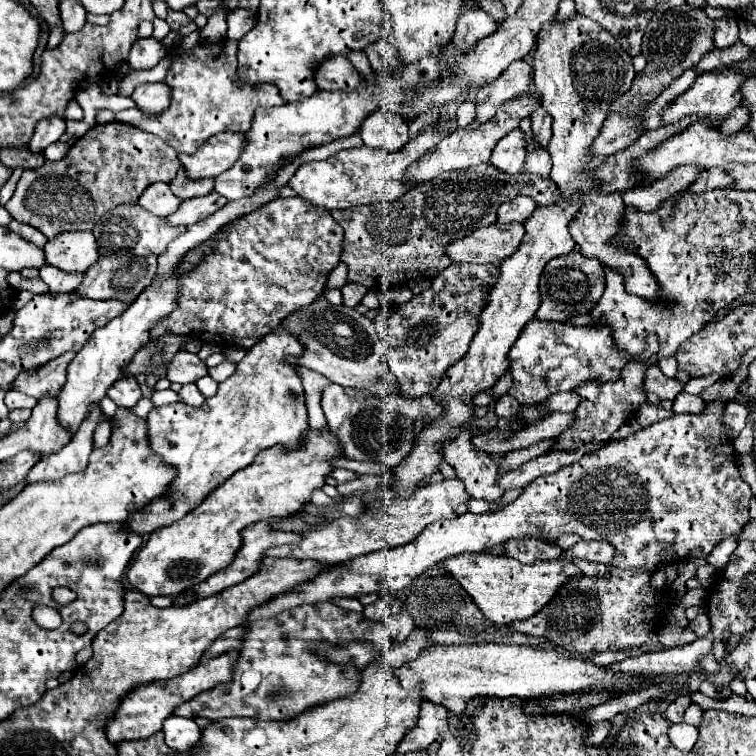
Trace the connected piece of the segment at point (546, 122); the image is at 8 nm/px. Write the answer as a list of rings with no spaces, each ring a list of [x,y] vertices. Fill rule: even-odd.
[[[541,109],[537,111],[539,115],[537,117],[531,117],[531,127],[533,127],[533,135],[535,135],[535,141],[541,145],[541,147],[547,147],[549,141],[551,141],[551,117],[547,113],[543,113]]]

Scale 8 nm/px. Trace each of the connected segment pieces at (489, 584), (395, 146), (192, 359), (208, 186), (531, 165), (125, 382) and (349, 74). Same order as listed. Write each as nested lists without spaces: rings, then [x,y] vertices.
[[[463,553],[449,557],[443,561],[443,567],[453,573],[453,577],[463,585],[463,589],[473,597],[483,615],[497,625],[509,625],[515,619],[521,621],[533,617],[559,593],[559,589],[569,579],[583,575],[577,565],[563,559],[523,565],[517,559],[491,553]]]
[[[379,109],[361,125],[361,139],[371,149],[399,151],[407,141],[407,121],[389,109]]]
[[[179,351],[167,365],[167,379],[173,383],[195,383],[207,375],[207,365],[189,351]]]
[[[183,167],[179,169],[177,177],[169,183],[171,191],[179,197],[179,199],[193,199],[193,197],[201,197],[213,191],[215,179],[203,179],[203,181],[189,181],[187,173],[183,173]]]
[[[531,141],[531,145],[527,147],[527,157],[525,157],[521,173],[533,173],[533,175],[549,179],[551,157],[549,157],[547,149],[541,149],[535,141]]]
[[[129,377],[115,381],[115,383],[107,389],[107,397],[113,399],[119,407],[127,407],[127,409],[135,407],[135,403],[141,399],[141,395],[143,395],[143,393],[141,393],[139,381],[137,381],[137,379],[129,379]]]
[[[335,55],[327,57],[319,69],[315,69],[315,83],[319,89],[327,91],[353,91],[359,85],[361,77],[347,57]]]

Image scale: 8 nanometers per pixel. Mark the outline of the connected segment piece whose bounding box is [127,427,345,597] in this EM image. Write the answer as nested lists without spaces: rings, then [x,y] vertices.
[[[329,427],[321,431],[309,429],[307,437],[303,437],[303,445],[297,451],[283,453],[283,449],[273,447],[259,453],[259,457],[247,469],[231,475],[183,519],[153,531],[129,567],[129,583],[149,597],[175,597],[183,593],[183,589],[191,589],[199,581],[205,581],[211,577],[211,573],[219,573],[219,569],[231,565],[231,557],[235,557],[239,545],[243,543],[241,531],[249,523],[287,517],[301,511],[311,501],[311,493],[321,489],[325,479],[331,475],[331,459],[339,457],[345,455],[339,439],[333,437]]]

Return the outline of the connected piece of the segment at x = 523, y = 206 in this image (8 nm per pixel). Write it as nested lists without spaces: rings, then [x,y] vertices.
[[[515,197],[513,201],[507,201],[505,205],[499,207],[497,213],[497,221],[499,223],[525,223],[527,217],[531,217],[533,209],[535,209],[535,201],[531,197]]]

